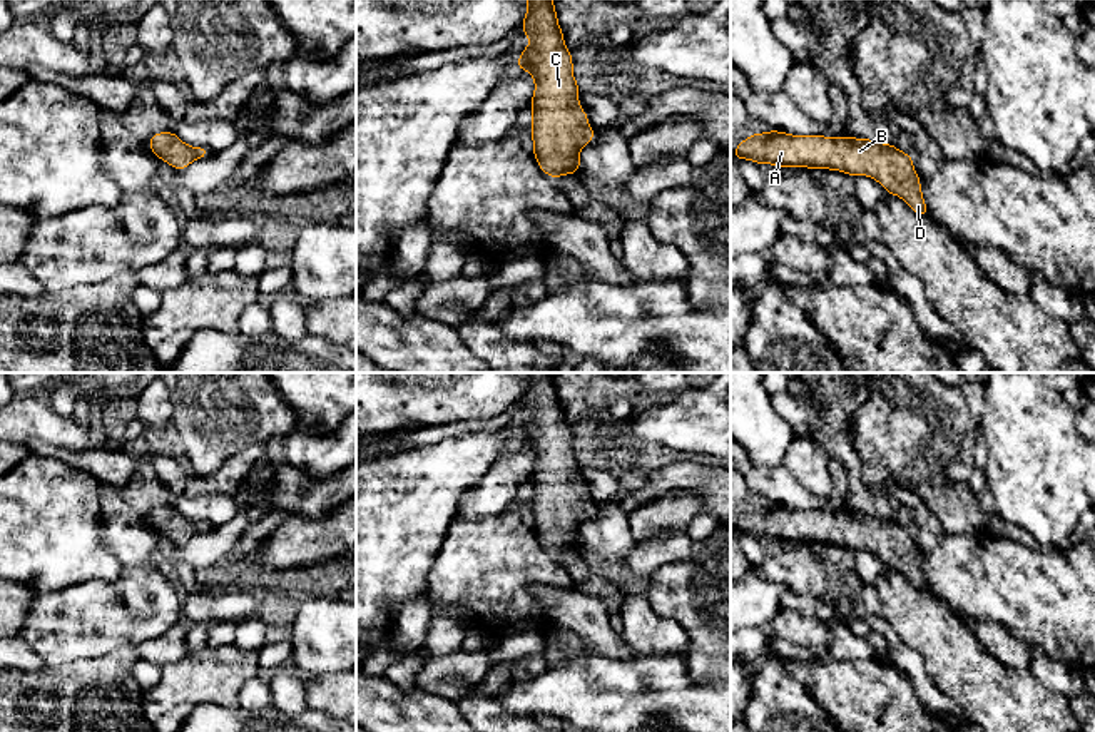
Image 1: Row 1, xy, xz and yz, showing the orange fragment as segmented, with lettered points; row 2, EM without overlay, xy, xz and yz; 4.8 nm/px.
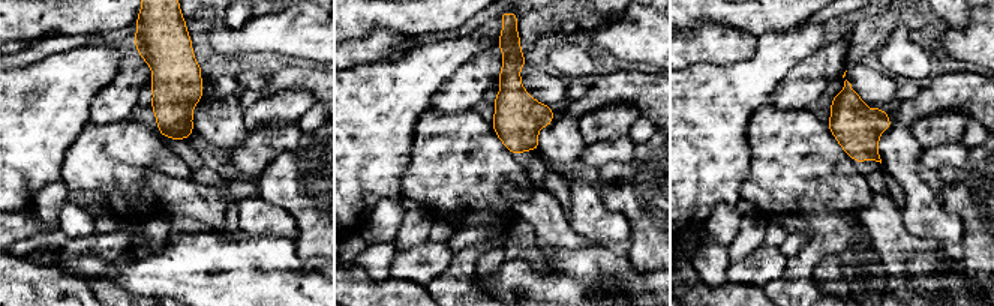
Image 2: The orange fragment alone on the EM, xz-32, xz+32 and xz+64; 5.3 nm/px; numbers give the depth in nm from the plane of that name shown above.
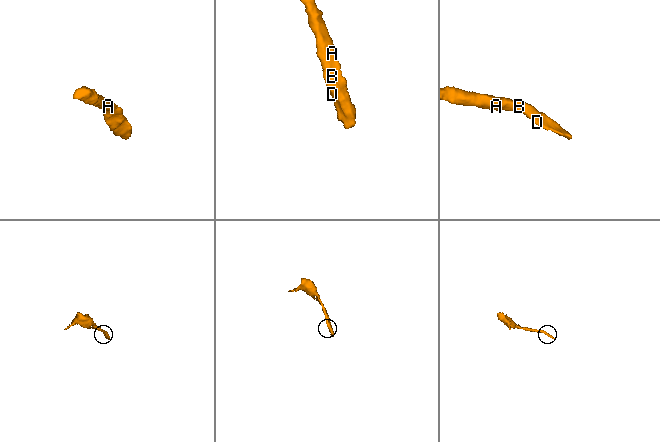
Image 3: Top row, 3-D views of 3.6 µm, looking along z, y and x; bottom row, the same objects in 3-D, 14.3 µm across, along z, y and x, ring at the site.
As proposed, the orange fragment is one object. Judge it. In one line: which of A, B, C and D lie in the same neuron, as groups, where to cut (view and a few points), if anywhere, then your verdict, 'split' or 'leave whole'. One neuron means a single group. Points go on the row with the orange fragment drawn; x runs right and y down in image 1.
A B C D | no cut | leave whole

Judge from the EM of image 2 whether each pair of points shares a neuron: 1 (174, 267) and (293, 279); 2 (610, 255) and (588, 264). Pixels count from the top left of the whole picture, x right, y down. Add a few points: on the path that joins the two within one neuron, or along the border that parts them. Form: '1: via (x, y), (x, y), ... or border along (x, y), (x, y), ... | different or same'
1: via (204, 273), (207, 276), (234, 279), (263, 279) | same
2: via (604, 261), (594, 264) | same

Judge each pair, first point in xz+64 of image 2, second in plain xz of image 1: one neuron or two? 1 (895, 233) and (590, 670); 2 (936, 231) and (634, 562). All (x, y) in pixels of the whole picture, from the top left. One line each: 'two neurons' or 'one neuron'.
1: two neurons
2: two neurons

